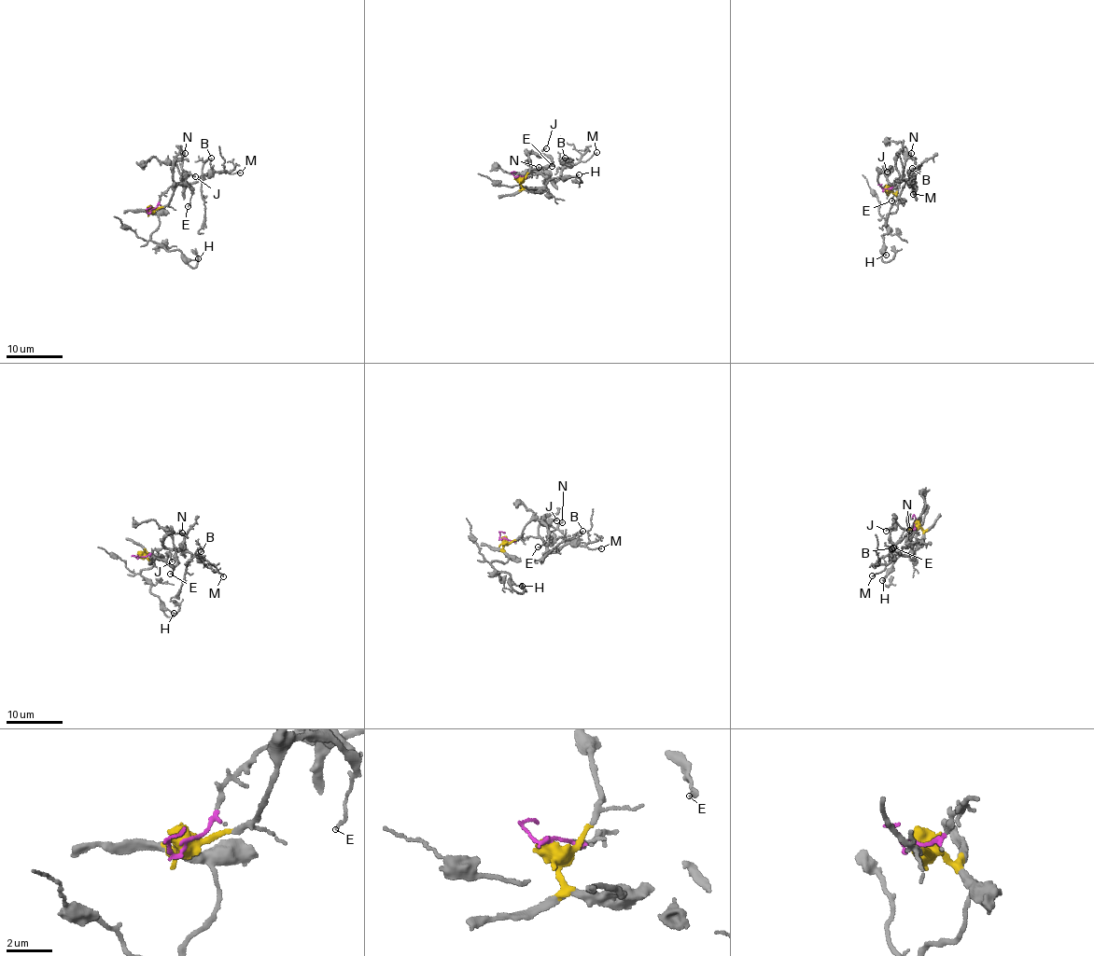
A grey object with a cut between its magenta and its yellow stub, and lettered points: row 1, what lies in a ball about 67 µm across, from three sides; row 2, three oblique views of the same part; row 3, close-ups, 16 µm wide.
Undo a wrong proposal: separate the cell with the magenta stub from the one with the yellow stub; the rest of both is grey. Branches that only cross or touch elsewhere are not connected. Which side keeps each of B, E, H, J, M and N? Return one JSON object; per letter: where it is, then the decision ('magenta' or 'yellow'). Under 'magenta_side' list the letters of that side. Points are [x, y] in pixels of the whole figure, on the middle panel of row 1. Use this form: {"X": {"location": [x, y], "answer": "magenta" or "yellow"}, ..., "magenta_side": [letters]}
{"B": {"location": [565, 158], "answer": "magenta"}, "E": {"location": [552, 166], "answer": "yellow"}, "H": {"location": [579, 174], "answer": "yellow"}, "J": {"location": [546, 148], "answer": "yellow"}, "M": {"location": [596, 152], "answer": "magenta"}, "N": {"location": [539, 167], "answer": "yellow"}, "magenta_side": ["B", "M"]}

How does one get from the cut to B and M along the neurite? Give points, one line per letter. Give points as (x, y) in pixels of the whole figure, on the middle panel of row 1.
B: (517, 177), (543, 173), (553, 181), (557, 180), (565, 158)
M: (517, 177), (543, 173), (553, 181), (557, 180), (565, 167), (586, 161), (596, 152)

